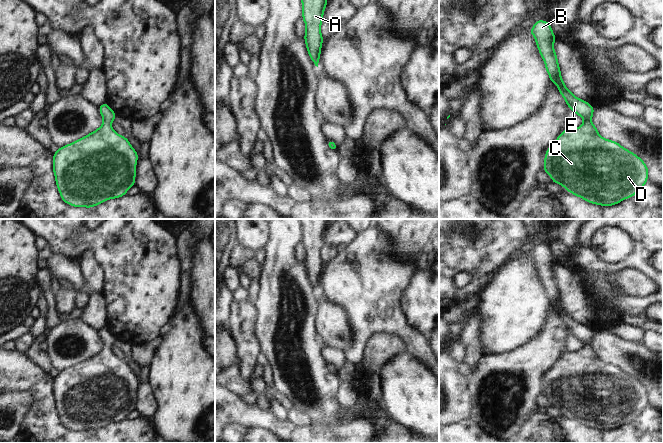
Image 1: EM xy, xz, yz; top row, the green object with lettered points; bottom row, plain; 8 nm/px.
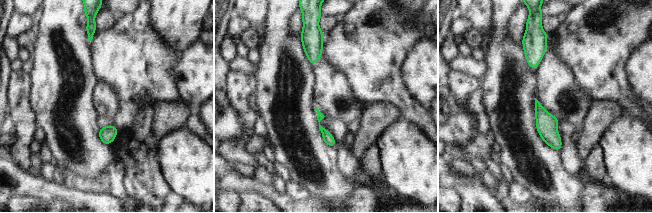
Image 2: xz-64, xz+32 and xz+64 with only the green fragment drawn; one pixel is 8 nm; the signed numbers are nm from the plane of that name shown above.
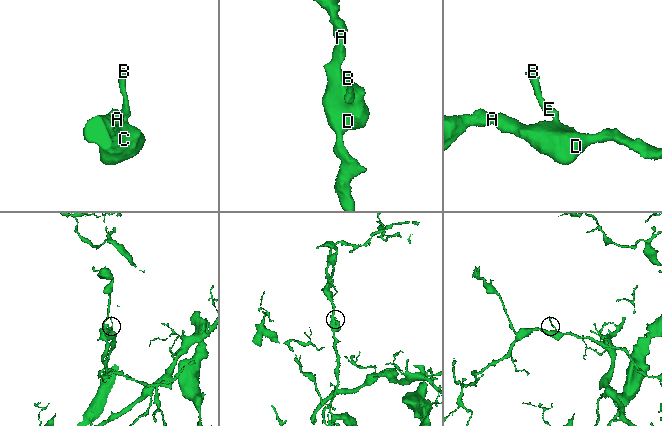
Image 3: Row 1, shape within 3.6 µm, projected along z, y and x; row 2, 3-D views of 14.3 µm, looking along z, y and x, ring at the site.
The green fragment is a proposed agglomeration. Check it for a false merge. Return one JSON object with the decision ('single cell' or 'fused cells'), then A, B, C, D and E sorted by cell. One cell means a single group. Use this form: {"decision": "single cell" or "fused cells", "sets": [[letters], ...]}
{"decision": "single cell", "sets": [["A", "B", "C", "D", "E"]]}

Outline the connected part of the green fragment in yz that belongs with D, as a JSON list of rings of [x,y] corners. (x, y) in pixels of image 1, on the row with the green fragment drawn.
[[[536,20],[533,28],[528,32],[535,38],[550,81],[558,87],[567,107],[584,120],[584,123],[578,128],[566,128],[546,150],[543,171],[549,174],[553,183],[562,185],[566,191],[591,204],[613,206],[633,197],[648,181],[647,165],[640,157],[618,142],[601,137],[591,122],[595,109],[589,102],[574,96],[566,88],[553,47],[556,36],[550,23],[545,20]]]

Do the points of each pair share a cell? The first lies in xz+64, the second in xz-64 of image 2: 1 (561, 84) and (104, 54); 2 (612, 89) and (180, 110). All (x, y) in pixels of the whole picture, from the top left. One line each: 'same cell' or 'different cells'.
1: different cells
2: different cells

